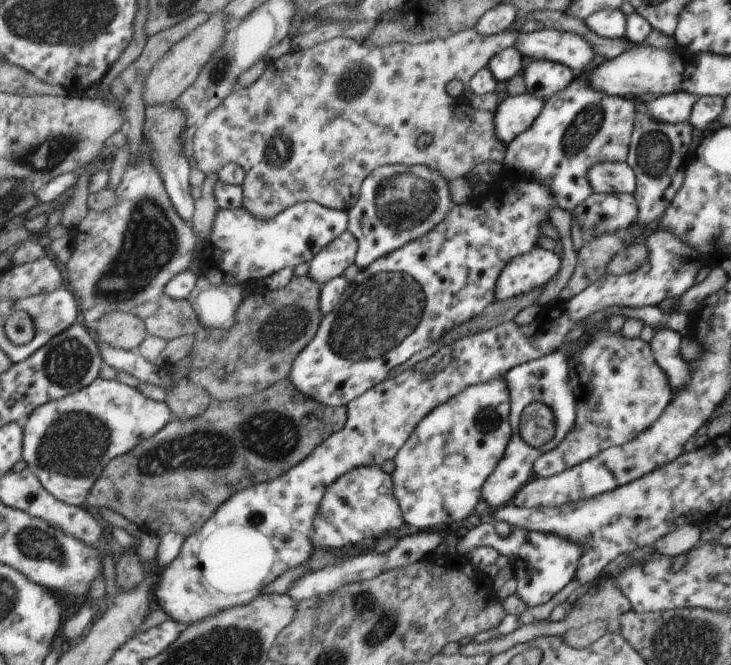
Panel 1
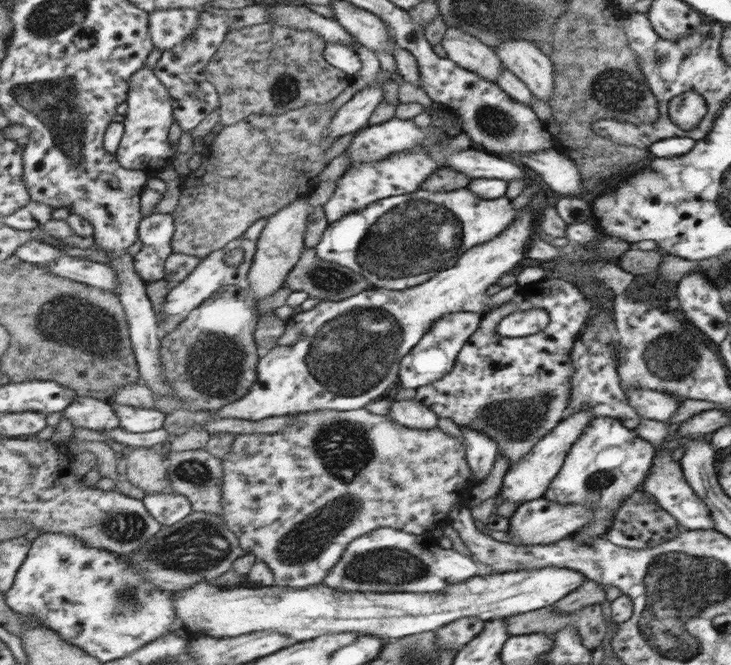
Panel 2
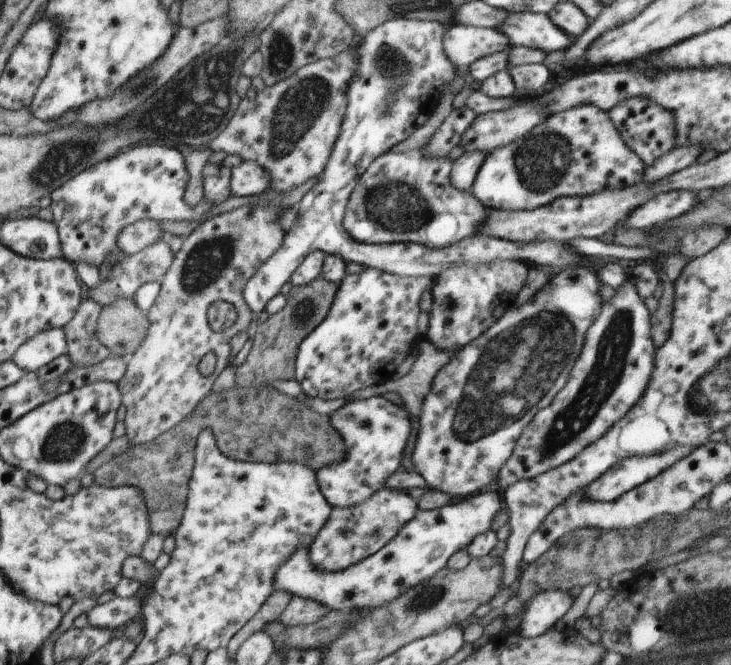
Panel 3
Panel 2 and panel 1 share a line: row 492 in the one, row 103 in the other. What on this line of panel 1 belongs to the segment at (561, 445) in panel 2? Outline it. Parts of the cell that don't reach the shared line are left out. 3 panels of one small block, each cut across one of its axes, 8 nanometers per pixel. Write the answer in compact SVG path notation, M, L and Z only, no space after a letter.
M528 92L507 97L494 112L497 139L505 145L512 143L521 132L531 126L544 106L545 98Z

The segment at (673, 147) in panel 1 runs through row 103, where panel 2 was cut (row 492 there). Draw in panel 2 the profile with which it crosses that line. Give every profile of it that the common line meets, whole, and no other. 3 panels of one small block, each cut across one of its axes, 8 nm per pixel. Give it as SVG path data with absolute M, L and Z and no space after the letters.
M644 490L630 495L625 502L624 506L618 509L609 531L604 534L604 539L612 541L613 544L633 550L645 550L664 544L666 540L673 540L678 534L687 531L686 527L680 526L668 512L658 506L656 500L648 498Z

